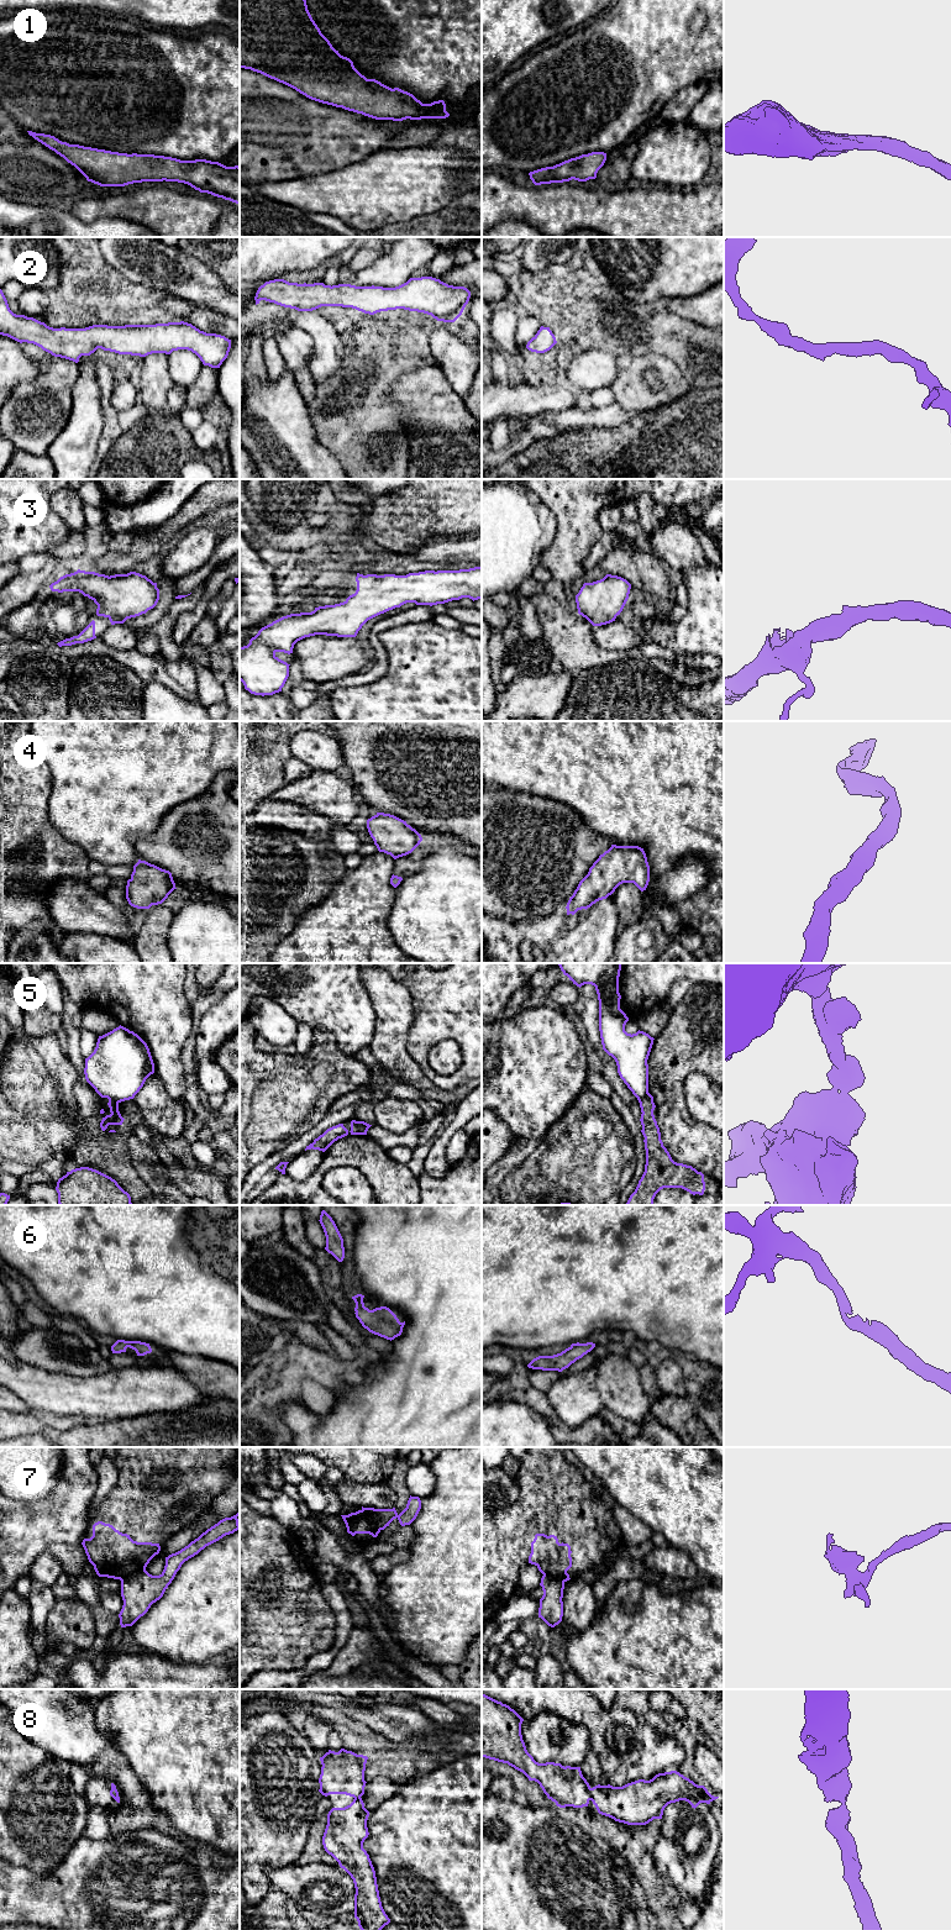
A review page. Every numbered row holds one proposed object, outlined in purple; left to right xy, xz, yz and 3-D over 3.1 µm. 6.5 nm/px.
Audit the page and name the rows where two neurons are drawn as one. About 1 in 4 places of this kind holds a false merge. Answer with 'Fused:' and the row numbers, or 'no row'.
Fused: 5, 7

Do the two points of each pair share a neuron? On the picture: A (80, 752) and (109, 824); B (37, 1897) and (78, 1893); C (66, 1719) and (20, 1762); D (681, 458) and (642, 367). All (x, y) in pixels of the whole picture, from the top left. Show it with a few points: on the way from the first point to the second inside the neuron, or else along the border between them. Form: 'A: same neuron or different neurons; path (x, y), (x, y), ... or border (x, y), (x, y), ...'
A: same neuron; path (98, 769), (106, 778), (106, 806)
B: same neuron; path (47, 1897), (68, 1897)
C: different neurons; border (29, 1740), (63, 1761)
D: different neurons; border (684, 394), (655, 409), (632, 415)

